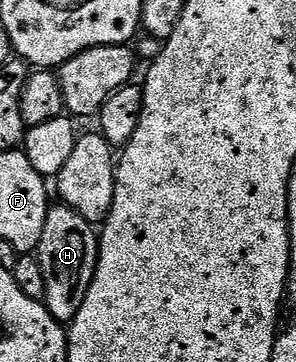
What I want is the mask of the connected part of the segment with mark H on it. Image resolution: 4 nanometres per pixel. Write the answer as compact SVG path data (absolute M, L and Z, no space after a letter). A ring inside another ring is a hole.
M56 203L48 210L46 227L42 227L42 239L38 256L42 275L46 275L44 306L50 315L61 323L70 323L78 315L82 303L86 303L86 291L94 279L96 260L100 254L97 230L78 211L69 205Z

